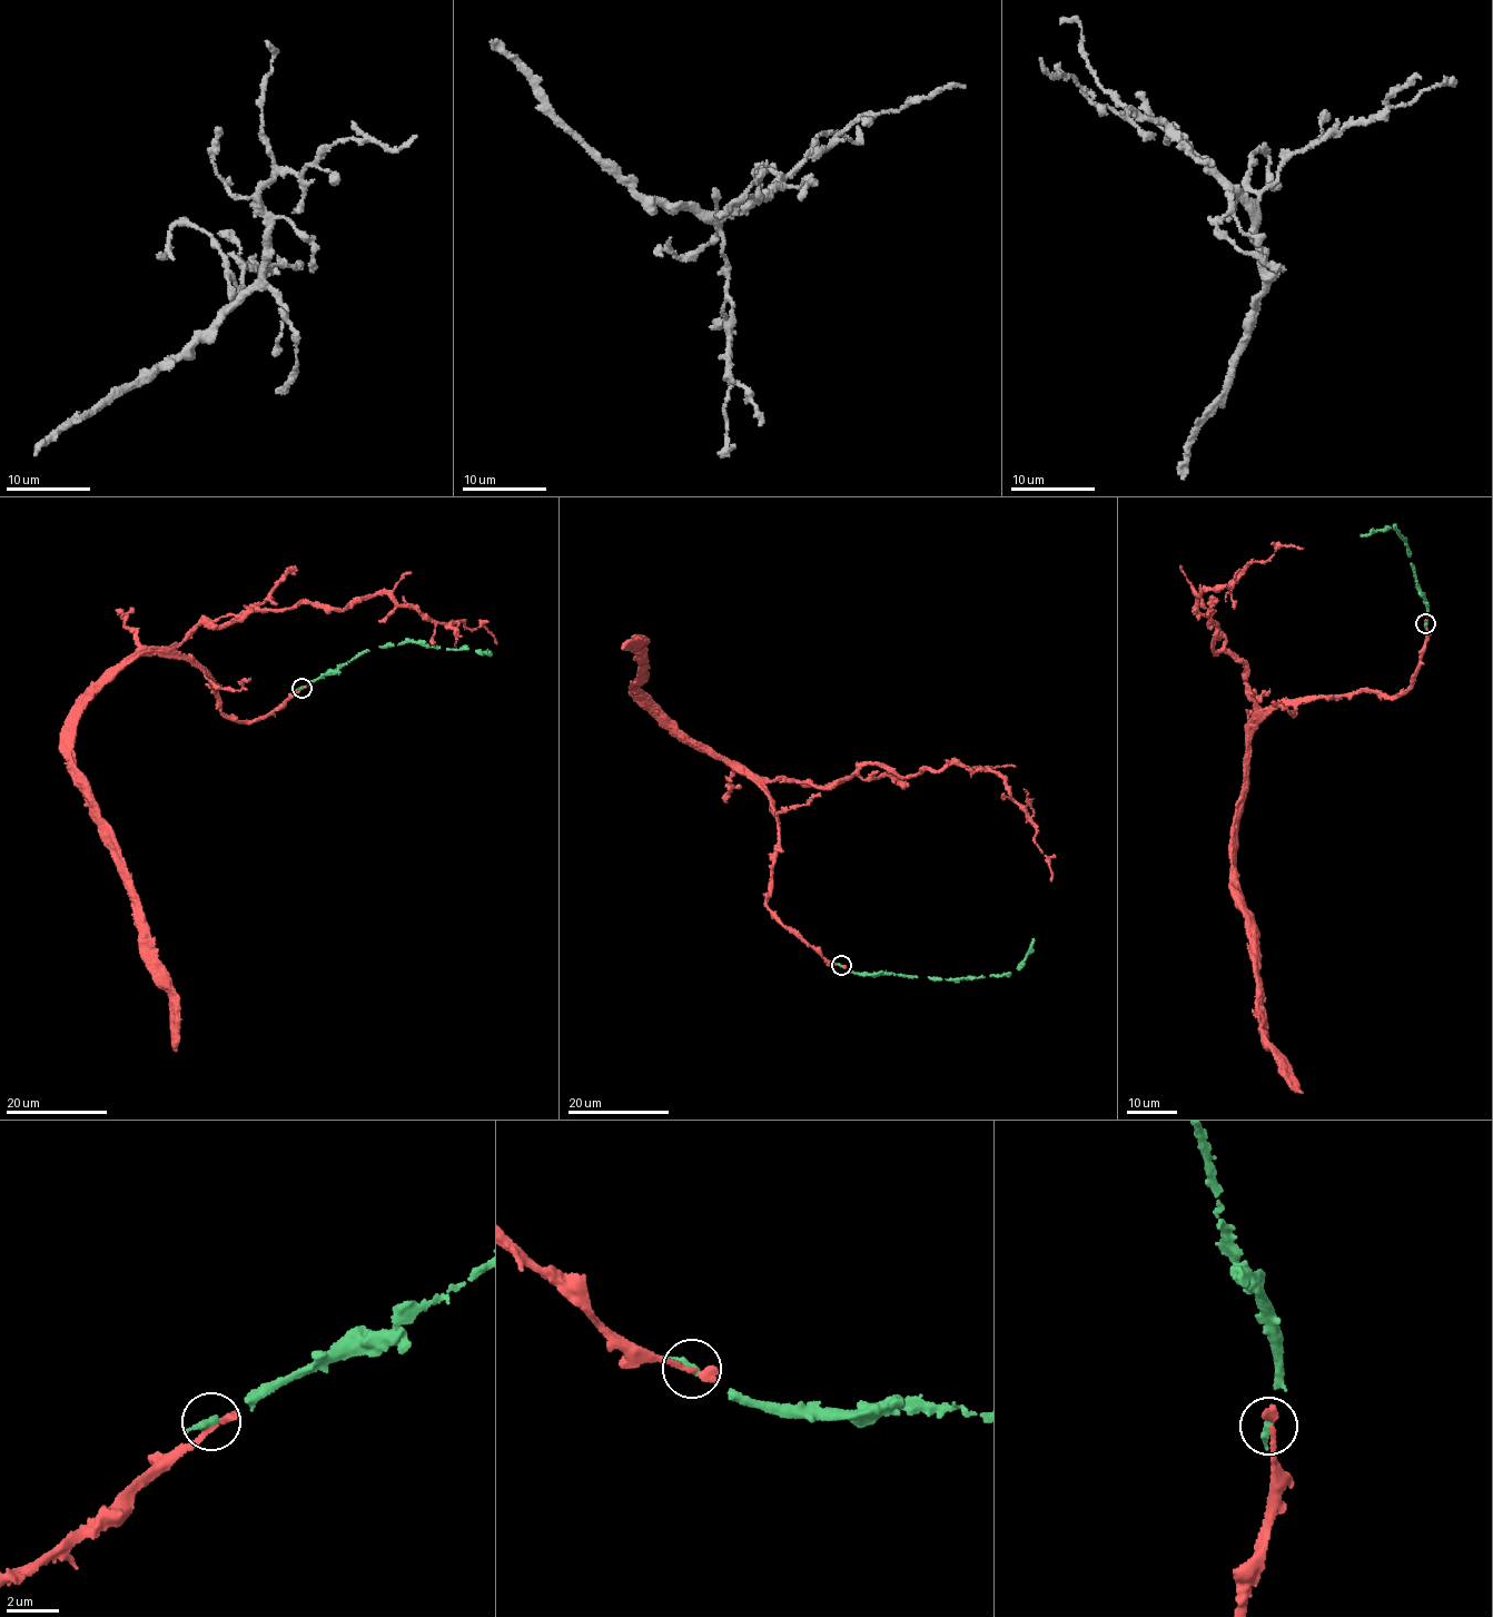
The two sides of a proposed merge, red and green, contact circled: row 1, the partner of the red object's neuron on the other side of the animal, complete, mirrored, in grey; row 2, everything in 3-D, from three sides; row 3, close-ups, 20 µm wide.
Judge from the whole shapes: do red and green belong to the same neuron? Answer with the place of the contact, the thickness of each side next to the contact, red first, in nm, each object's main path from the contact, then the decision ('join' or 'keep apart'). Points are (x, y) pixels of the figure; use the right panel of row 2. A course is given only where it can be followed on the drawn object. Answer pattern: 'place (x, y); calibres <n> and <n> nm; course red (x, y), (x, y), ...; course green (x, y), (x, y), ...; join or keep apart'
place (1425, 623); calibres 320 and 280 nm; course red (1426, 623), (1413, 681), (1397, 697), (1275, 706), (1247, 739), (1234, 891), (1255, 940), (1263, 1039), (1303, 1093); course green (1426, 623), (1427, 610), (1402, 536), (1394, 526), (1367, 535), (1361, 533); keep apart

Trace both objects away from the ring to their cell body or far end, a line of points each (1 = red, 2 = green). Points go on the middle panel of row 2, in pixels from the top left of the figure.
1: (840, 966), (765, 905), (777, 851), (771, 797), (641, 691), (630, 643), (640, 639), (622, 649)
2: (840, 966), (856, 973), (955, 979), (1010, 974), (1022, 962), (1034, 939)

